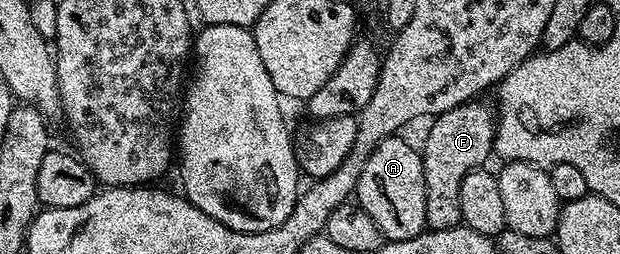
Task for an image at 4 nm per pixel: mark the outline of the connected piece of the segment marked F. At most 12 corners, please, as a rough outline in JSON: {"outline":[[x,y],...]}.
{"outline":[[458,104],[421,143],[427,228],[461,221],[461,178],[492,159],[496,109]]}

